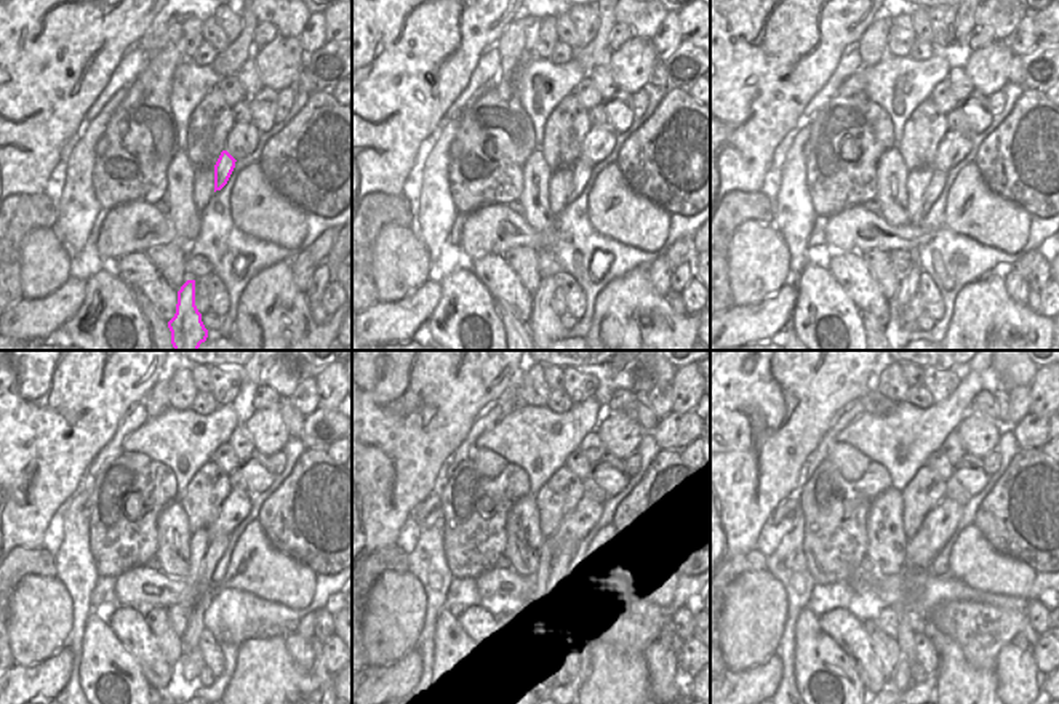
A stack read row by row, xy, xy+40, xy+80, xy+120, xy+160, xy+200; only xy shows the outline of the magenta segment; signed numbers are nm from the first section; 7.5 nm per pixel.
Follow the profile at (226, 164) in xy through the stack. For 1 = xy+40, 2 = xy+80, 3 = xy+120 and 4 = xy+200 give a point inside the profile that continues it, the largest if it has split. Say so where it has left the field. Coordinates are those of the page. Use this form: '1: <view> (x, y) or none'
1: xy+40 (581, 172)
2: xy+80 (938, 180)
3: xy+120 (205, 589)
4: xy+200 (867, 605)

